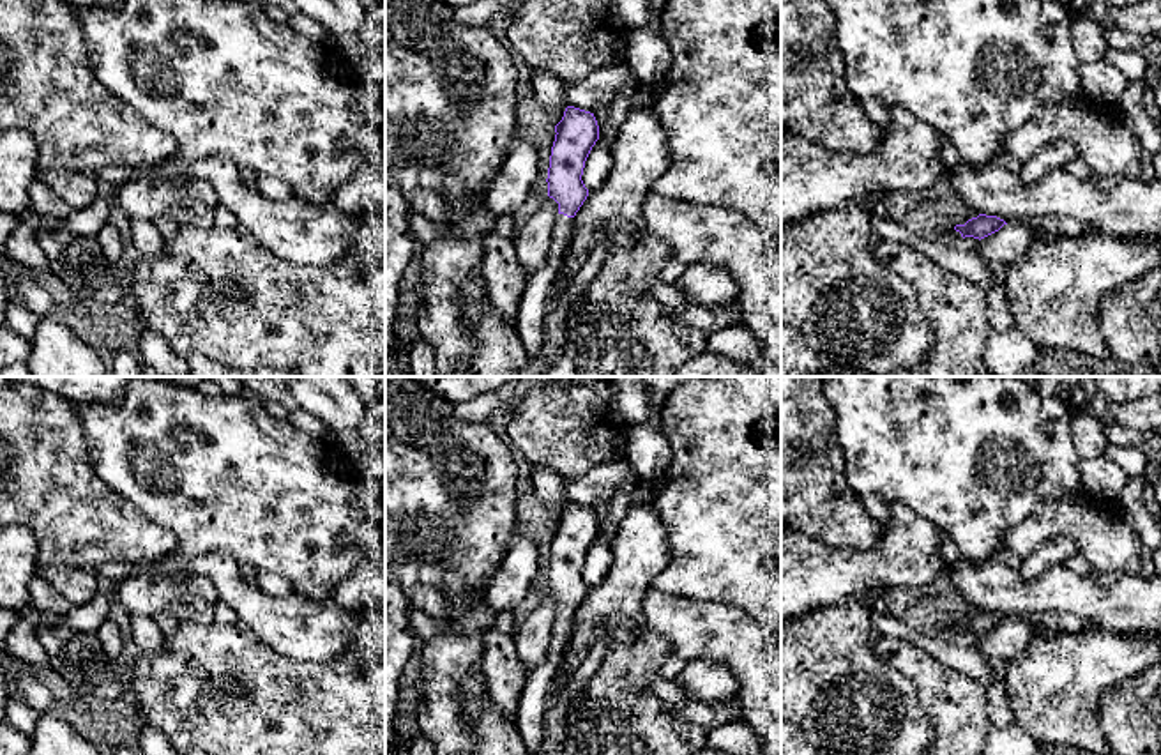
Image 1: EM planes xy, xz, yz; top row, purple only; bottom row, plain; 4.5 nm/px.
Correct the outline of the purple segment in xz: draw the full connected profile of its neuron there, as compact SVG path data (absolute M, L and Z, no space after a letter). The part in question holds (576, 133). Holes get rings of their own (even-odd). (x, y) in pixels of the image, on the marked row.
M567 106L555 133L546 182L548 196L558 203L558 214L546 262L530 274L514 320L528 359L539 355L544 343L546 308L571 242L574 216L588 196L581 175L592 147L599 140L599 126L594 113Z

